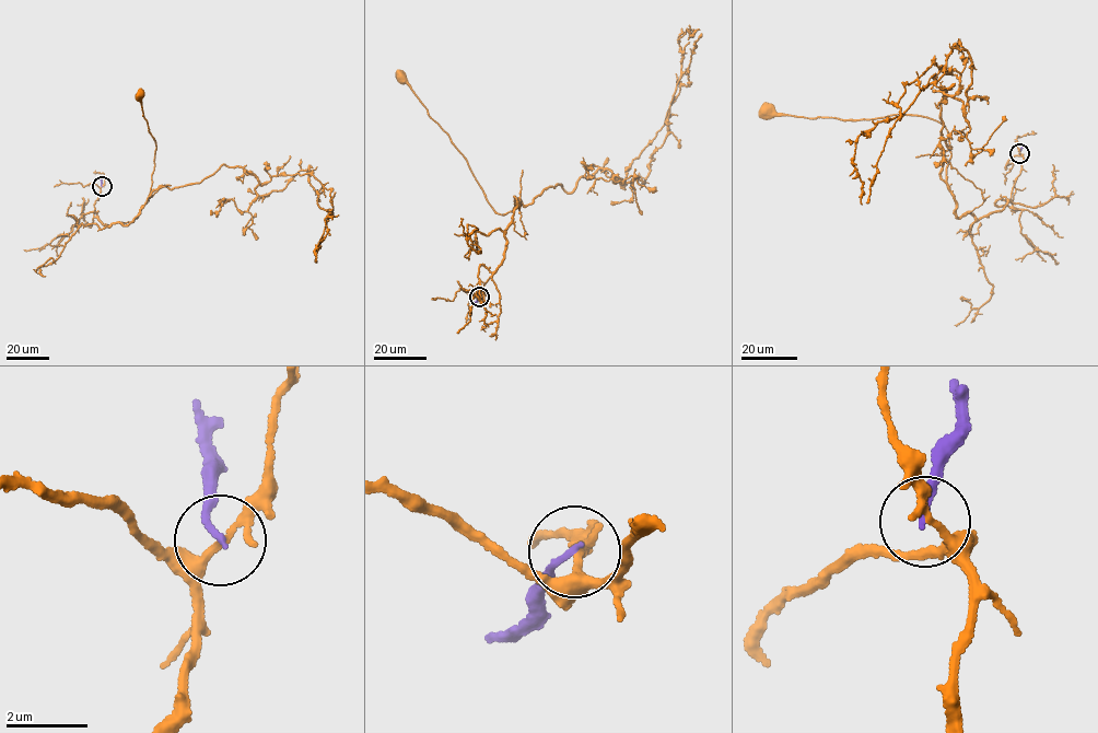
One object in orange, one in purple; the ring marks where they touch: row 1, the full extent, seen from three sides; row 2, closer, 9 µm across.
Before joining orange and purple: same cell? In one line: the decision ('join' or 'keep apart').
keep apart

